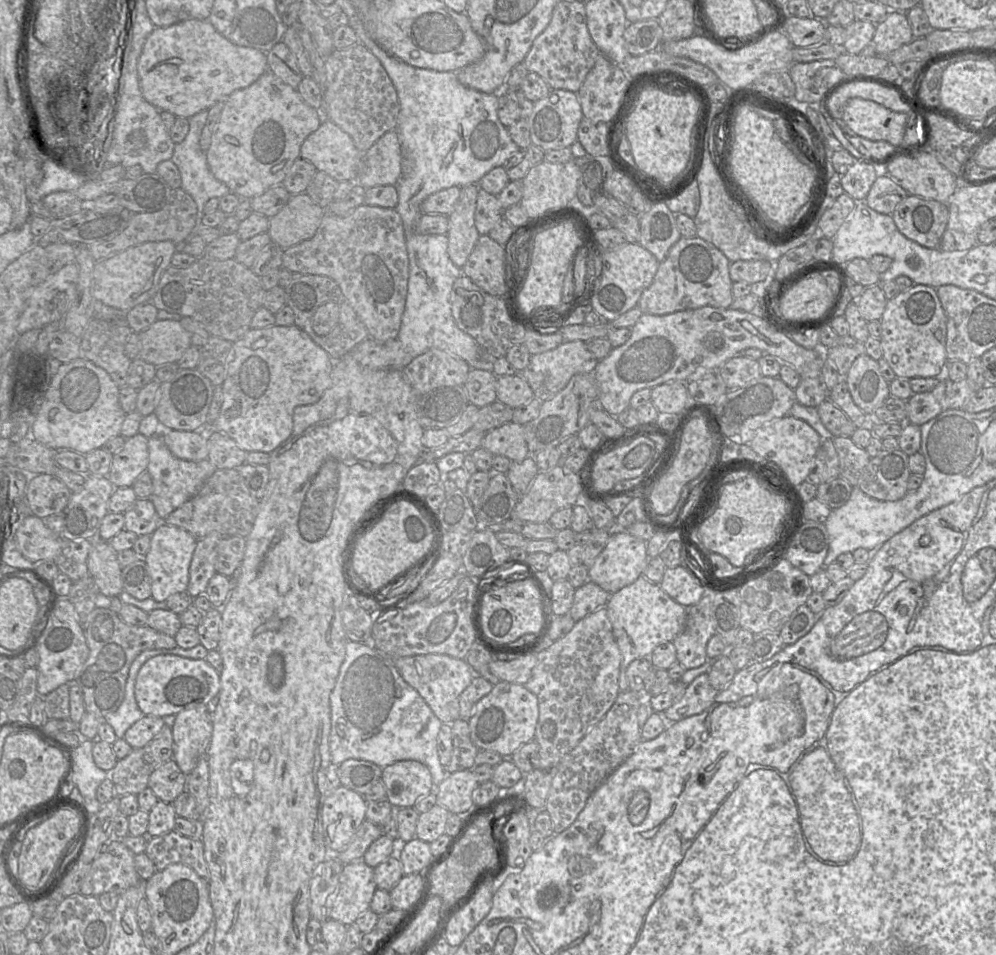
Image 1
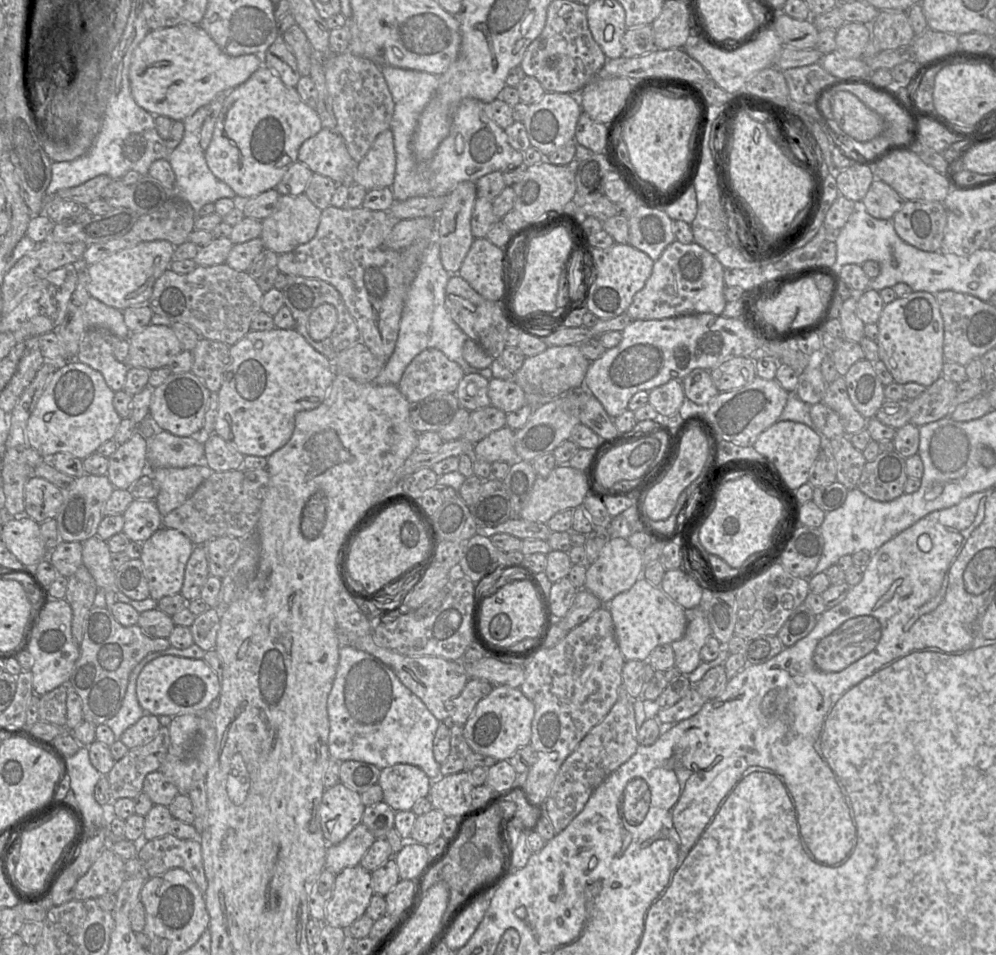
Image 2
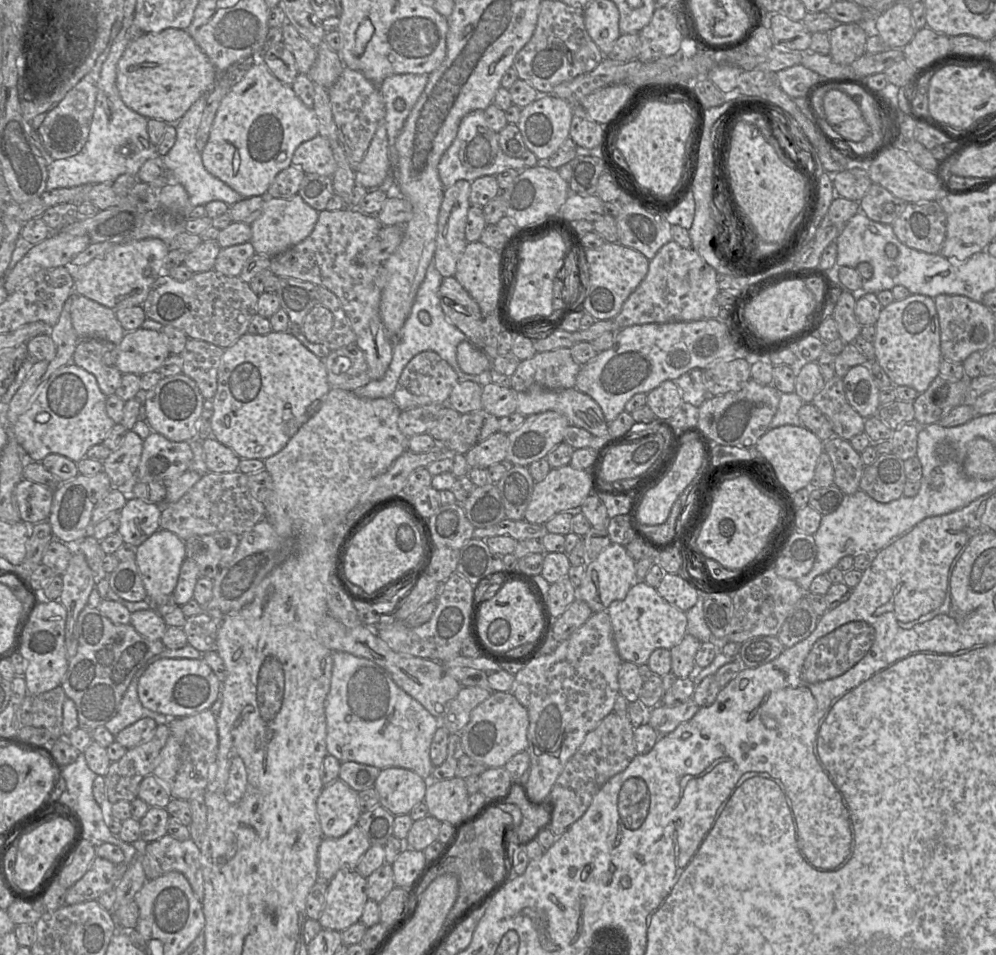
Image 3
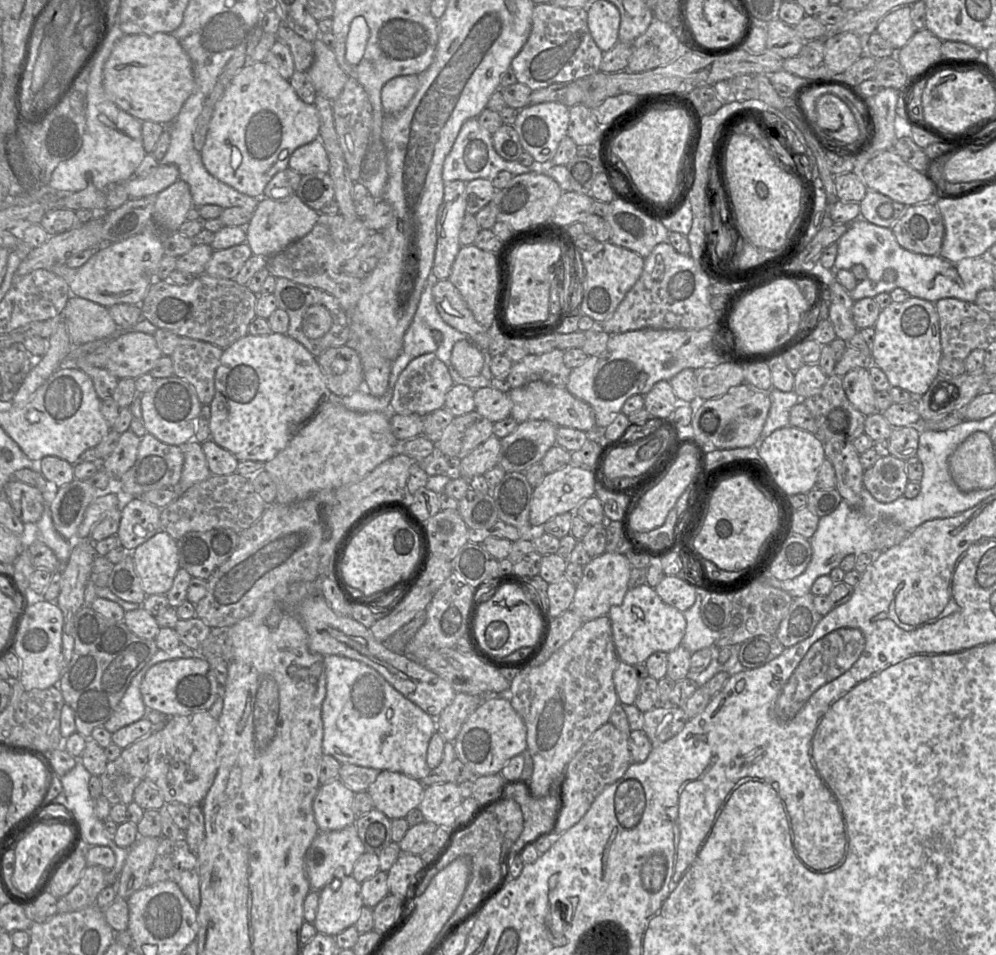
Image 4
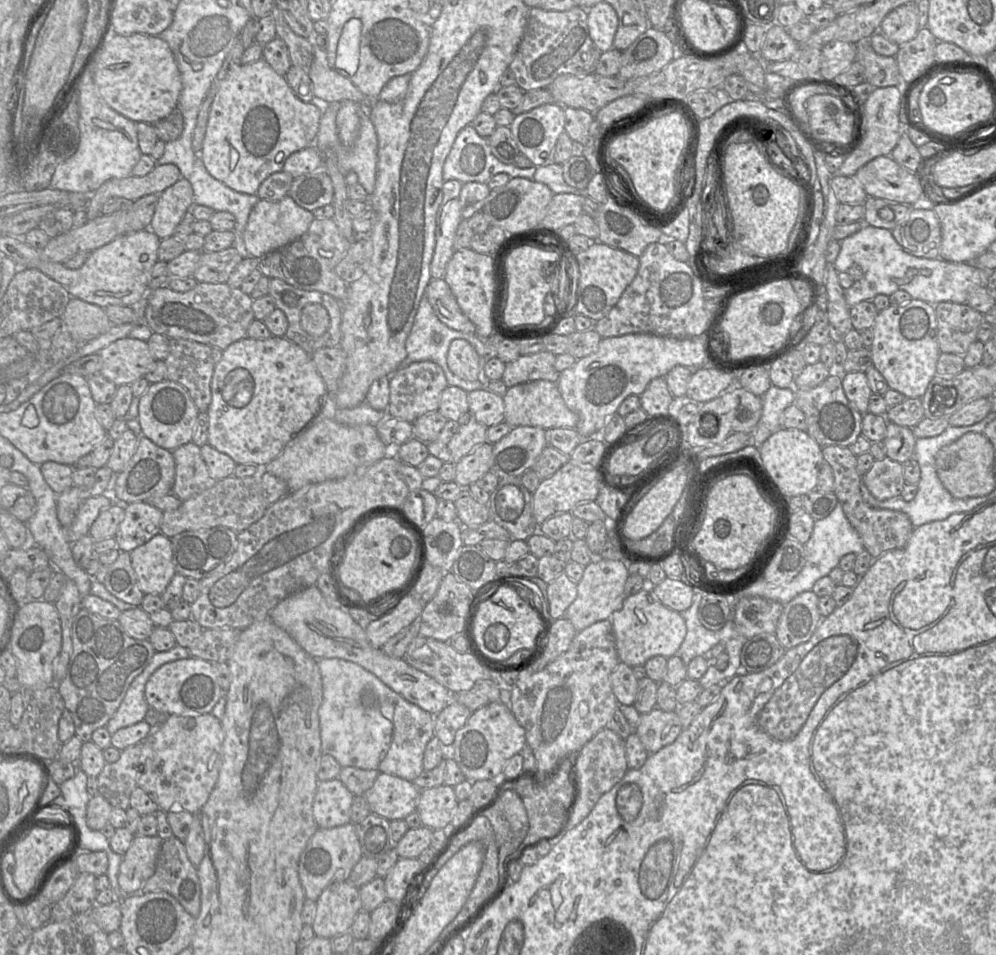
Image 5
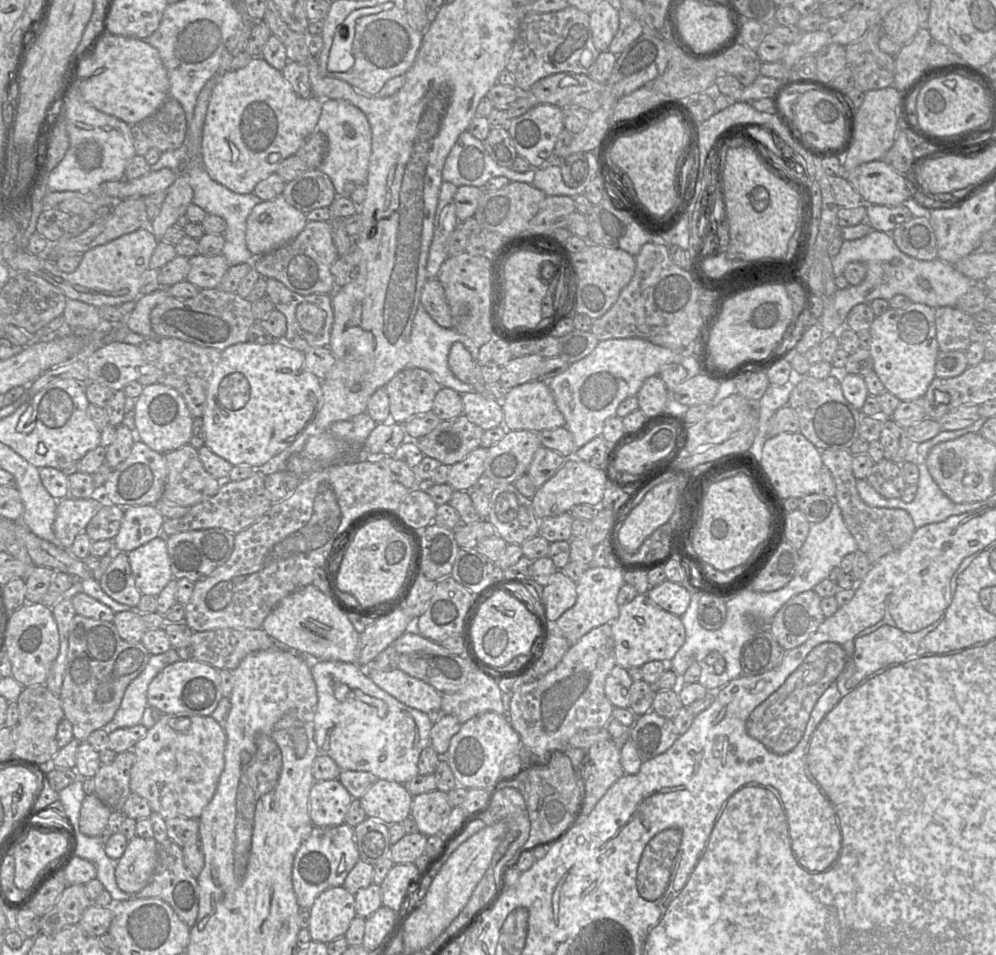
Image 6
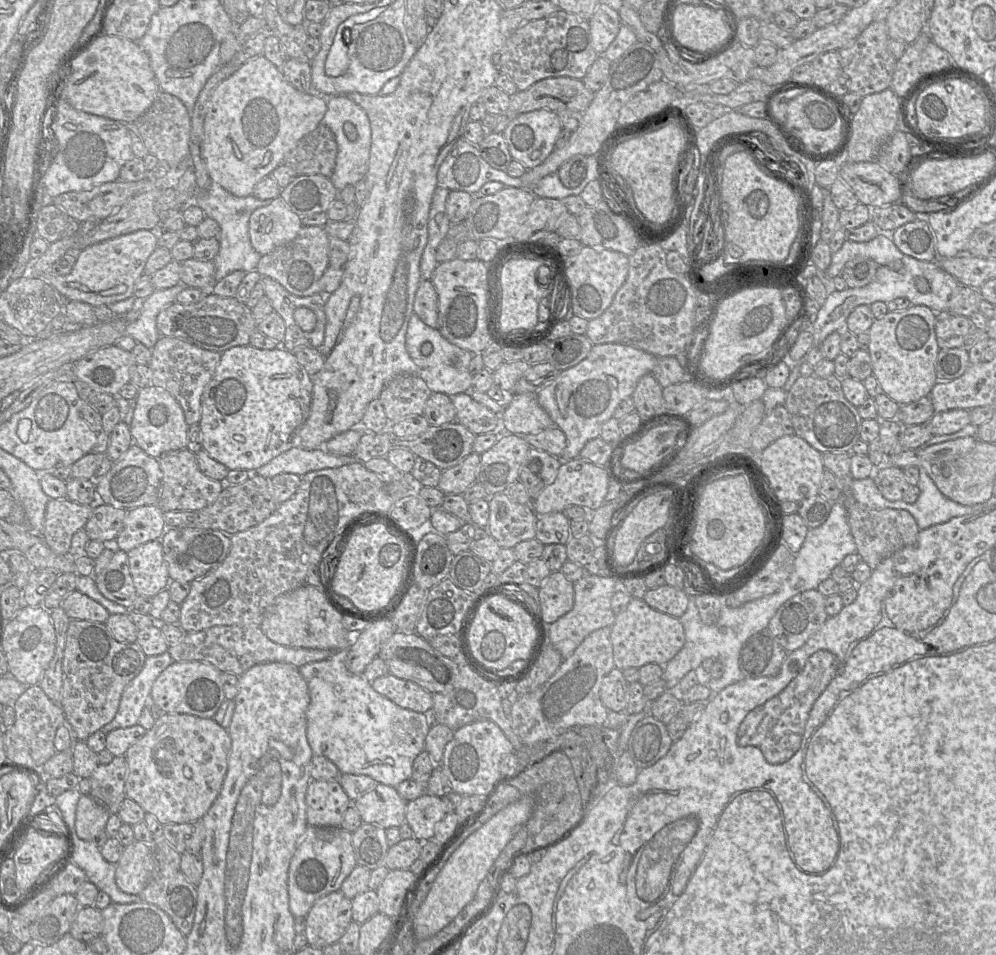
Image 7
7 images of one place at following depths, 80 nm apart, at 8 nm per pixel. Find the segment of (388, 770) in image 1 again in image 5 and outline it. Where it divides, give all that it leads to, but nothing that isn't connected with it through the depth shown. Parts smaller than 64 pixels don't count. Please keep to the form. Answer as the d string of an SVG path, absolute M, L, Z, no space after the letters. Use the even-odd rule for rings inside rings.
M379 773L372 787L363 795L371 813L392 821L405 820L416 810L421 791L411 781Z

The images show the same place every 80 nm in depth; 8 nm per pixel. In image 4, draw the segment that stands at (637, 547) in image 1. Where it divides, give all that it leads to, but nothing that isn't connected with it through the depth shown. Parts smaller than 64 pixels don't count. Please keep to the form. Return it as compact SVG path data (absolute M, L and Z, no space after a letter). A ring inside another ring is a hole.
M605 551L597 557L593 557L583 568L583 576L579 584L576 585L570 609L584 621L607 615L611 606L622 603L629 589L631 570L630 562L624 554Z

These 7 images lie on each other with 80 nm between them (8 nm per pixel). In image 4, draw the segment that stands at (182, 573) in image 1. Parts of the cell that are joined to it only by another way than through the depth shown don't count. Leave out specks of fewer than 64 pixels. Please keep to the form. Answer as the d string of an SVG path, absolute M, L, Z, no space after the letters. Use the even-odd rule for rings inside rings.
M159 531L133 551L133 561L146 596L166 595L180 569L177 541Z

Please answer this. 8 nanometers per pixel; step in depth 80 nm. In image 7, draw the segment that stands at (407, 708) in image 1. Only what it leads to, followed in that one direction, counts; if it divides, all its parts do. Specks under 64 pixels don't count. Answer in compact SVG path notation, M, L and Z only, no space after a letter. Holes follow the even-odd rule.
M343 653L306 663L299 667L309 689L310 703L306 711L307 738L314 755L331 760L340 774L368 775L379 783L397 786L411 779L412 765L418 754L425 750L426 736L432 721L432 709L424 713L403 708L386 696L378 693L362 674L353 674L347 669Z

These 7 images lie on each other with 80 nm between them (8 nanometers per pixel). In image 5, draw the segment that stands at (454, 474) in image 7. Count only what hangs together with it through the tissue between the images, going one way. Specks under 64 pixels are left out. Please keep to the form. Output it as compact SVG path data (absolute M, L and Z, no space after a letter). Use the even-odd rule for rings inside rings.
M484 442L456 463L455 482L463 488L476 483L493 464L493 444Z

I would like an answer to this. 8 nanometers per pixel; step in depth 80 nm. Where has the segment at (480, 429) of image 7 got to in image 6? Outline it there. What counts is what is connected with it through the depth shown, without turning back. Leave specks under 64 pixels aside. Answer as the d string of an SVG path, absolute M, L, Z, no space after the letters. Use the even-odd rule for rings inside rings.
M477 392L461 394L463 415L484 431L503 425L501 401L493 397L484 397Z

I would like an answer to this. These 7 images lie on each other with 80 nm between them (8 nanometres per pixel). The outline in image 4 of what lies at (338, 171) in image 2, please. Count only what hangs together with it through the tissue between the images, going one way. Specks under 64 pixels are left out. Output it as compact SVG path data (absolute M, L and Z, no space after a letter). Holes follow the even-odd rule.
M317 138L294 150L289 158L288 167L303 175L327 173L329 159L322 141Z

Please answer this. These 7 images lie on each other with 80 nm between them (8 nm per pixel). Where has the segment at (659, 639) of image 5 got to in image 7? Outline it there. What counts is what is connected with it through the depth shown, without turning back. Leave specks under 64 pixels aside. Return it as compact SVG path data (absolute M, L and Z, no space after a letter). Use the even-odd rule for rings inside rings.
M632 598L611 626L614 666L620 670L641 668L648 663L667 664L683 647L685 632L679 618L651 608L643 599Z

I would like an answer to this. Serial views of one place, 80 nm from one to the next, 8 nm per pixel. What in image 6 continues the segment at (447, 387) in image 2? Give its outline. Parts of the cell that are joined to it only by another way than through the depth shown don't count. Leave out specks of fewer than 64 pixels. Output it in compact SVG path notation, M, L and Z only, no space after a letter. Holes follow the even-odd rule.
M416 367L402 370L385 387L389 397L389 420L399 424L431 411L434 398L442 388L429 371Z

